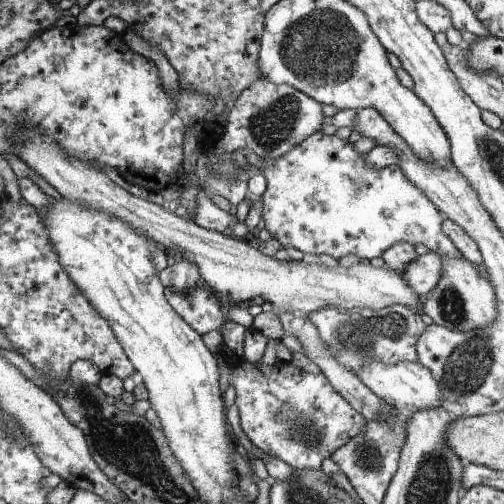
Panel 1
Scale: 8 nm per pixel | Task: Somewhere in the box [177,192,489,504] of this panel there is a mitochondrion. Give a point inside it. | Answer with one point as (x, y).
(351, 340)

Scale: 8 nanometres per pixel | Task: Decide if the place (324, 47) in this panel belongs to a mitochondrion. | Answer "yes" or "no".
yes

